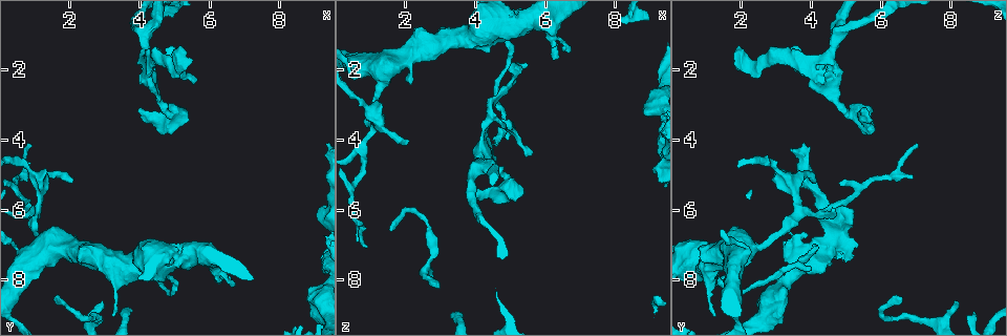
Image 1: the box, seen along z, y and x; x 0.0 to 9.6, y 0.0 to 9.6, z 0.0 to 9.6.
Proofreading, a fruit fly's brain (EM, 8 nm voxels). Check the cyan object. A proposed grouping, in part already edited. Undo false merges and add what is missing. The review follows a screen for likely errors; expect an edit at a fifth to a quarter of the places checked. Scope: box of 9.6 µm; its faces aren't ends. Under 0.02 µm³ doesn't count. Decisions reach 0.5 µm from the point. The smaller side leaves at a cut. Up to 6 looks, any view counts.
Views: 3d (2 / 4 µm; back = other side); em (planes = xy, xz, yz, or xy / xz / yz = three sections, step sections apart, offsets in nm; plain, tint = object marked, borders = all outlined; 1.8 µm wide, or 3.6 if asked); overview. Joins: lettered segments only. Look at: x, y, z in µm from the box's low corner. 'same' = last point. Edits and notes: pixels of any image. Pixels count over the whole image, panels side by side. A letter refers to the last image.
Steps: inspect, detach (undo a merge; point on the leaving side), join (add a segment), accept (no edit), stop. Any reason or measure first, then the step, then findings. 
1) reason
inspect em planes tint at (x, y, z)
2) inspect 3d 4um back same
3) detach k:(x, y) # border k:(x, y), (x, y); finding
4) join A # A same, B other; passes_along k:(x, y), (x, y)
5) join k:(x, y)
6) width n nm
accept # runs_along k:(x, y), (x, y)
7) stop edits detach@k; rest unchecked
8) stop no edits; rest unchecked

arms part here
inspect 3d 2um at (4.85, 3.25, 5.30)

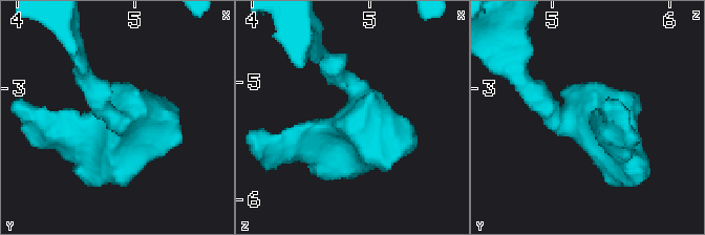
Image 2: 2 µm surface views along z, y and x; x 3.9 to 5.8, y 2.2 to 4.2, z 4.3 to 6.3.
inspect em planes borders at (4.92, 3.26, 5.30)

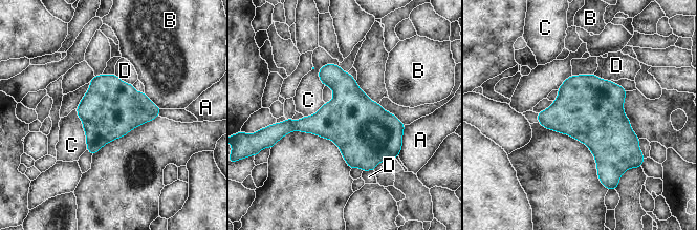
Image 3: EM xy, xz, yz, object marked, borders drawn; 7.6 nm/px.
accept # A other, B other, C other, D other; border 3:(75, 109), (85, 133), (87, 149); all the same neuron

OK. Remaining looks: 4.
three arms meet
inspect 3d 4um at (4.80, 1.30, 3.45)

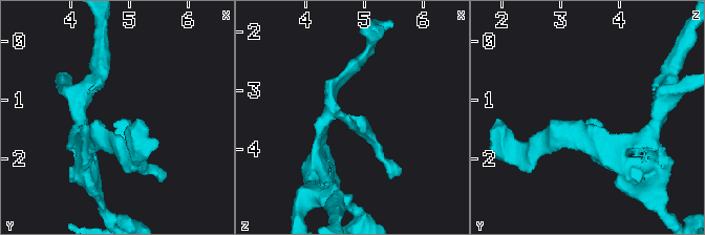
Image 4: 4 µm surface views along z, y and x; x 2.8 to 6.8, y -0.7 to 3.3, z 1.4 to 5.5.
arms 3; arm_widths 200, 220, 240 nm; now the EM
inspect em planes tint at (4.80, 1.35, 3.45)

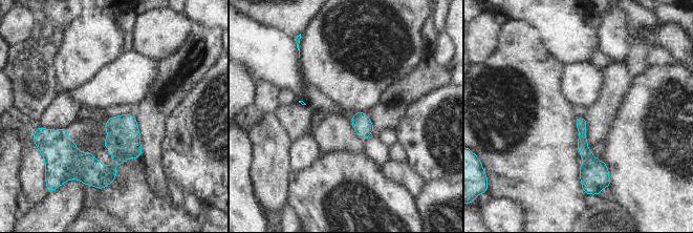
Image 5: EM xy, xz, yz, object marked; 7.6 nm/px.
see the neighbours
inspect em planes borders same

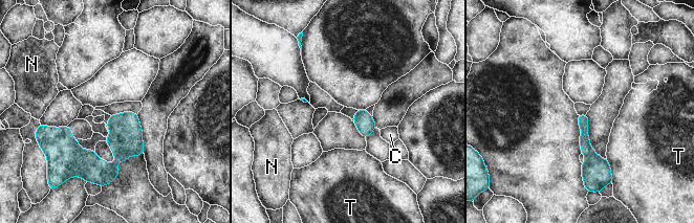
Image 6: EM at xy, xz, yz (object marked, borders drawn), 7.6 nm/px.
longest_contact T 180 nm
accept # C other, N other, T other; runs_along 6:(53, 132), (95, 166), (141, 151); no lettered segment goes on from it

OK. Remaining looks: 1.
stop no edits; rest unchecked

